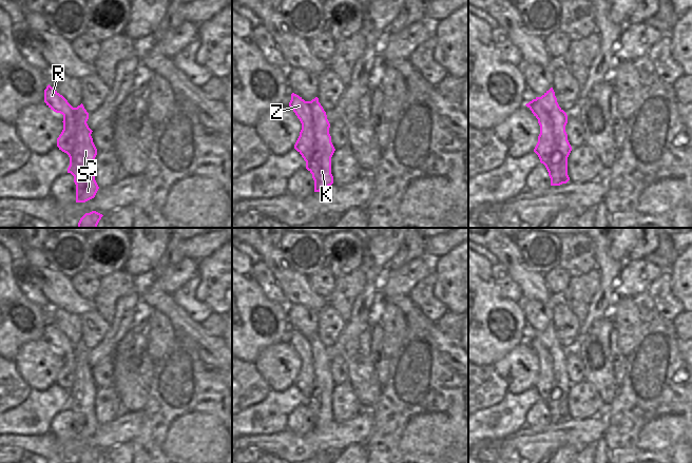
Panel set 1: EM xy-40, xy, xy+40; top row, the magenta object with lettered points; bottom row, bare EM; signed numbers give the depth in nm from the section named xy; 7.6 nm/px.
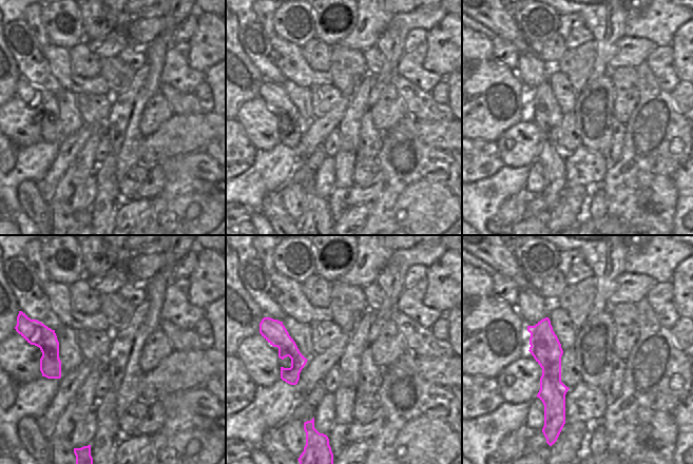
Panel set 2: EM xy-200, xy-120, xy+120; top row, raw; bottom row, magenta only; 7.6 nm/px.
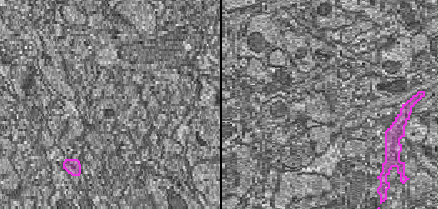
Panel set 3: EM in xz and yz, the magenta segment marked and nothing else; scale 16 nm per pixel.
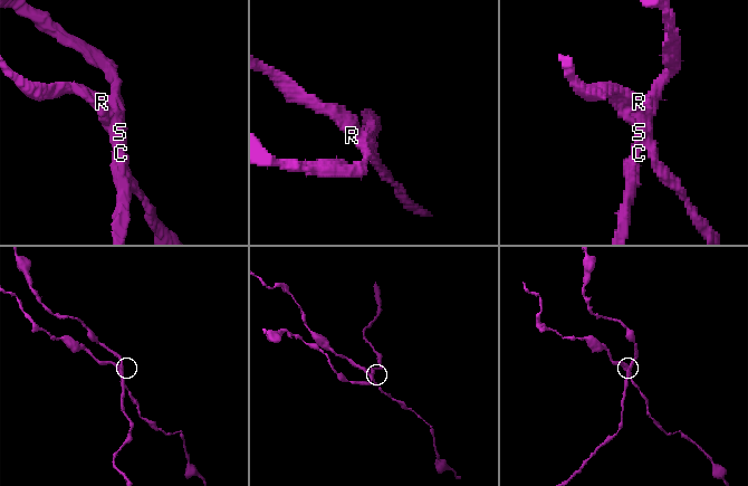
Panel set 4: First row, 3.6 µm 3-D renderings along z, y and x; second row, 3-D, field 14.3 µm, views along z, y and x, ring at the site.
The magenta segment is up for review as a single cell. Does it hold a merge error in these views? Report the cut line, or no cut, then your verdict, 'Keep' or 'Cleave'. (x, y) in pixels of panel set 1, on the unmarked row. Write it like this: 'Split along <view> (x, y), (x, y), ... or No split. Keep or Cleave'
Split along xy+40 (536, 334), (552, 360), (556, 386), (560, 391), (557, 399). Cleave.

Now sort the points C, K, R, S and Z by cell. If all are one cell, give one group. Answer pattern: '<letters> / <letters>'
C K S / R Z

